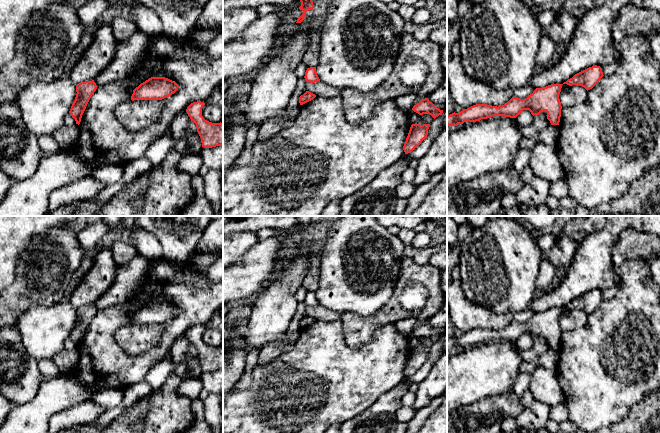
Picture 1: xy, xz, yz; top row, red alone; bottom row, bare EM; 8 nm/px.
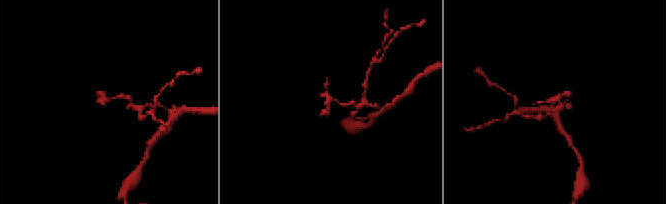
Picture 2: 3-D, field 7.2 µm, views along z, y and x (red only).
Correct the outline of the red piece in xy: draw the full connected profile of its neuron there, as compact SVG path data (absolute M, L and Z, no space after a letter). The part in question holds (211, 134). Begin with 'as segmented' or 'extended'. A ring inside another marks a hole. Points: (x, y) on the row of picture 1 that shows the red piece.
as segmented; M197 101L191 103L186 109L191 121L196 124L202 147L212 148L223 146L223 124L221 122L211 123L205 120L202 116L202 108L204 105L204 102Z

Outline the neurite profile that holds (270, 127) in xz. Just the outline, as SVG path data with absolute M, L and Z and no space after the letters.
M285 110L280 115L266 120L259 129L258 140L265 140L285 128L285 123L288 118L288 113Z

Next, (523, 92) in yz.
M524 85L522 87L513 88L512 94L513 94L513 97L525 99L530 94L532 94L535 89L536 89L535 87L532 87L532 86L529 86L529 85Z

